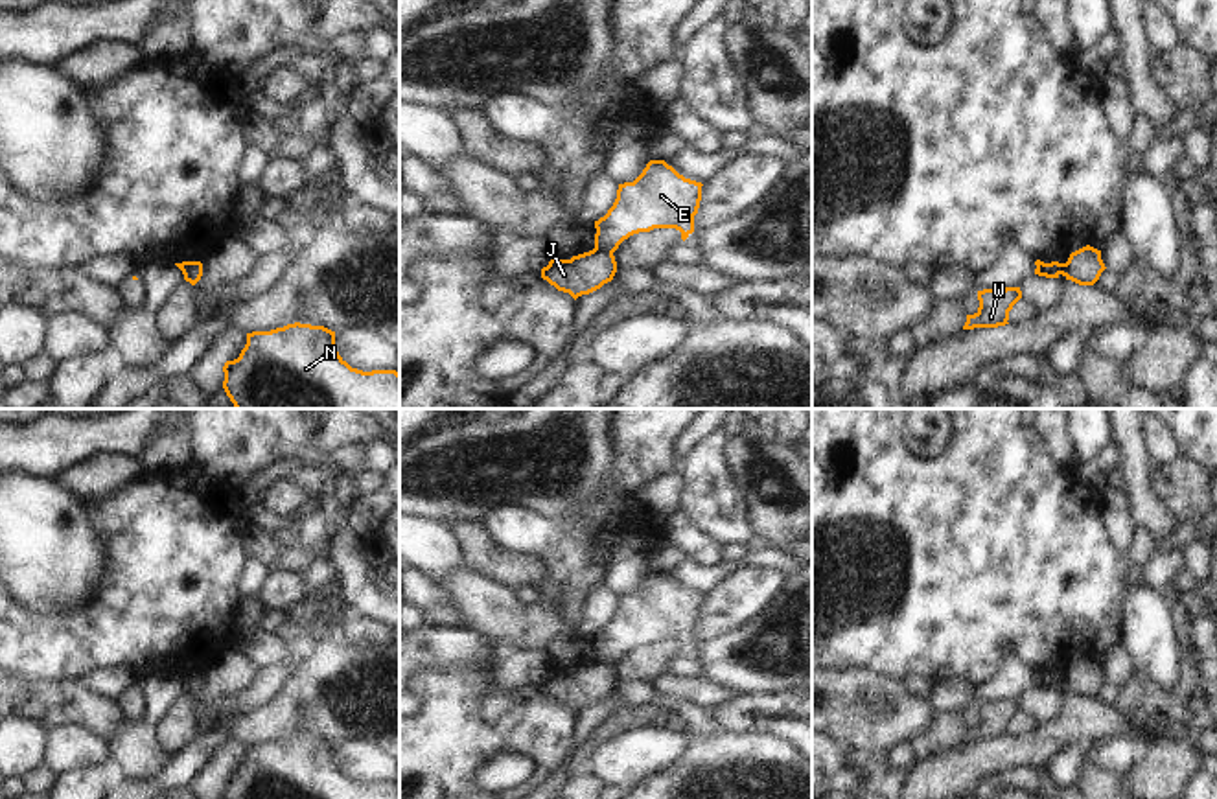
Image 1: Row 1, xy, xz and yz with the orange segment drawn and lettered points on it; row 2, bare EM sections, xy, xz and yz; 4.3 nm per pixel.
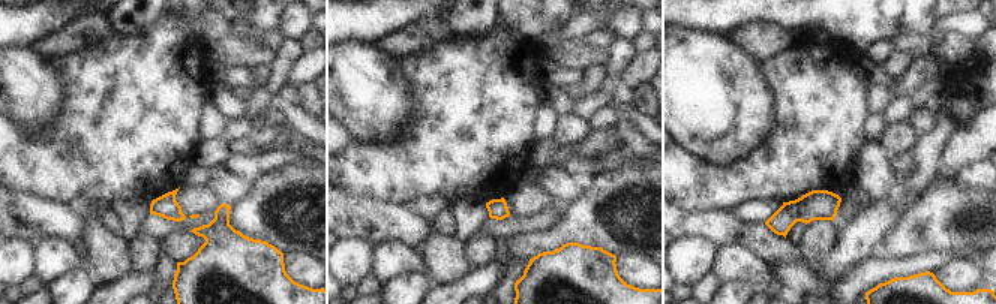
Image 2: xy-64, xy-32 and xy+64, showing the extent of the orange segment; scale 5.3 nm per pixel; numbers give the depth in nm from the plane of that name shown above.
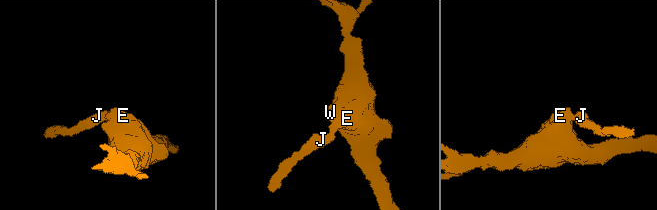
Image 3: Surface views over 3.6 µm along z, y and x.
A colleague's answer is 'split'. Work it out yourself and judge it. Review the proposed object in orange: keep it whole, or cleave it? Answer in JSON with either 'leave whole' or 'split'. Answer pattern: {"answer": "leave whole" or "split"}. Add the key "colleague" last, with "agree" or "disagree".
{"answer": "split", "colleague": "agree"}

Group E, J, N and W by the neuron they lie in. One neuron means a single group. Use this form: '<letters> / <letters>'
E N W / J

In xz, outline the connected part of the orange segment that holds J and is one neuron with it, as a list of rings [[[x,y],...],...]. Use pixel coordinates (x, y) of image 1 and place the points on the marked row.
[[[593,249],[573,256],[571,260],[551,260],[549,265],[541,269],[541,278],[576,300],[578,296],[589,295],[611,282],[615,272],[615,256]]]

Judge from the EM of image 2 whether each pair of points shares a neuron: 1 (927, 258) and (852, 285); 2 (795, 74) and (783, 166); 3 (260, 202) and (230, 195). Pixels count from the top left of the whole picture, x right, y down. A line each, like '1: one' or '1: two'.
1: one
2: one
3: two

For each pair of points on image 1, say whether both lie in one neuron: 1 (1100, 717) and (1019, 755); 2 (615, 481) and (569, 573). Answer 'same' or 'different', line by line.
1: same
2: same

